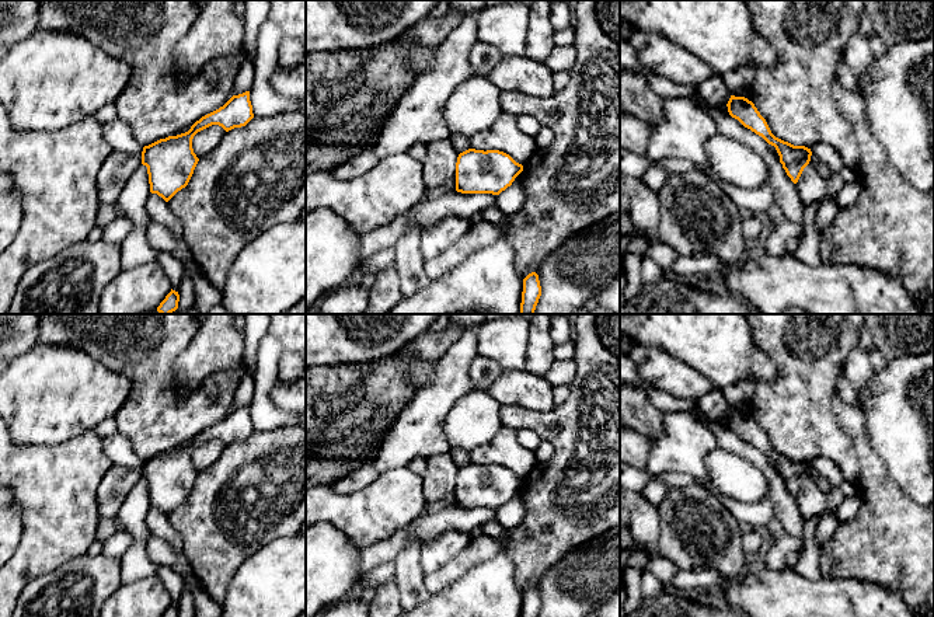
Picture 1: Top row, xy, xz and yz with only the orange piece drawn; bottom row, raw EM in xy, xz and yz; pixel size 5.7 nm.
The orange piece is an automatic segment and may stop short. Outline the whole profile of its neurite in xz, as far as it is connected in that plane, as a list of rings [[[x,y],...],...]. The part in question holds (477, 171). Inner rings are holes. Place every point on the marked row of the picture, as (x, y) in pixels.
[[[468,149],[456,163],[456,191],[499,195],[523,171],[509,154],[499,150]]]

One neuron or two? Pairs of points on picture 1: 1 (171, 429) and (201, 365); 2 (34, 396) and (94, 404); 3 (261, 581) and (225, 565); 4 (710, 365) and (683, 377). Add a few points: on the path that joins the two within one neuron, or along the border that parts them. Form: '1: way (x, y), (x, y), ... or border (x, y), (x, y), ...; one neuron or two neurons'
1: border (171, 365), (184, 390), (218, 372); two neurons
2: way (49, 396), (79, 396); one neuron
3: border (261, 548), (240, 565), (223, 600); two neurons
4: border (669, 355), (693, 368), (714, 387); two neurons

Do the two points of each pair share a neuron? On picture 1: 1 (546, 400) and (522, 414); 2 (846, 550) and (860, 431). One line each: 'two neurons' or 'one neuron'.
1: two neurons
2: one neuron

